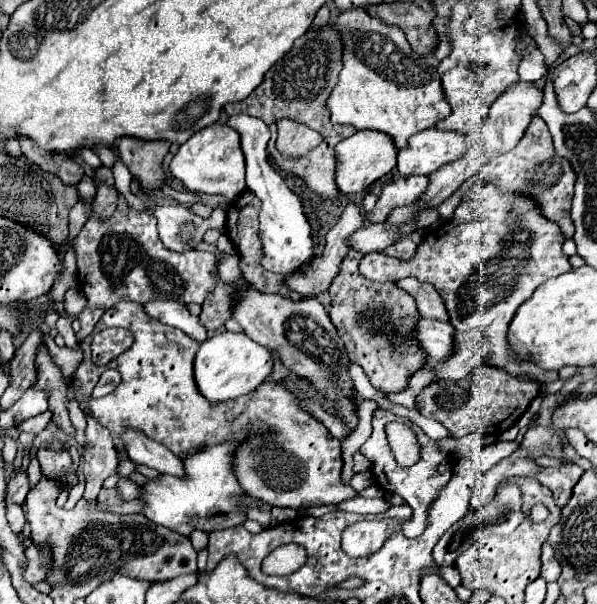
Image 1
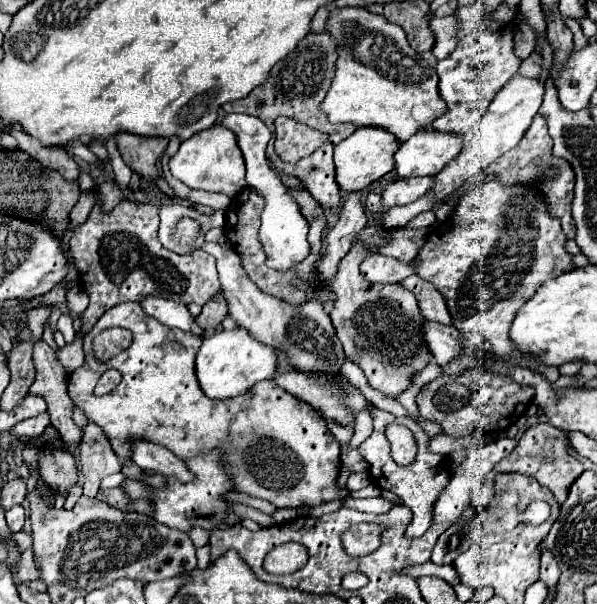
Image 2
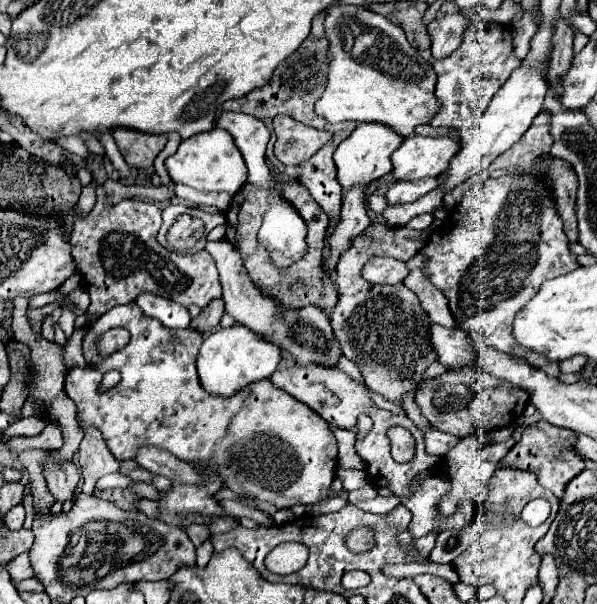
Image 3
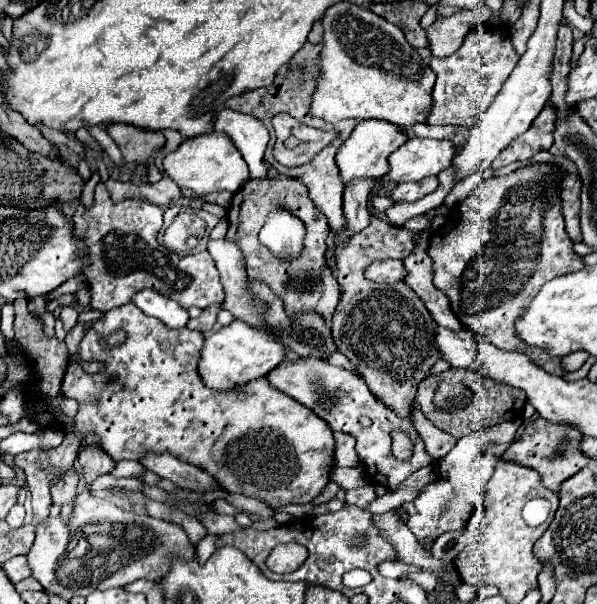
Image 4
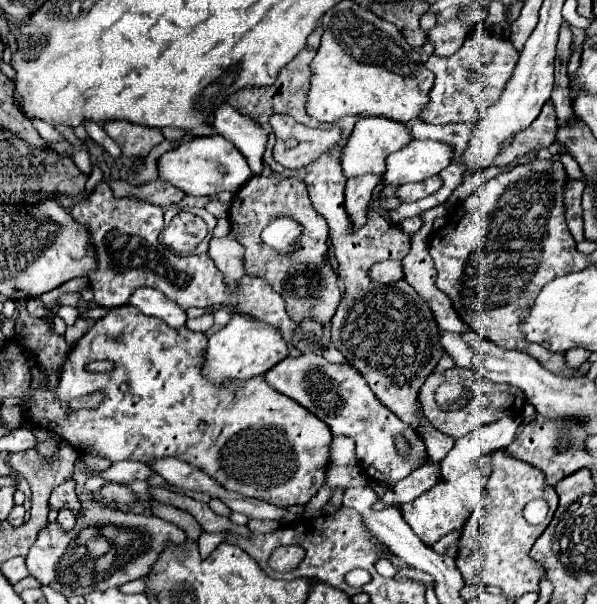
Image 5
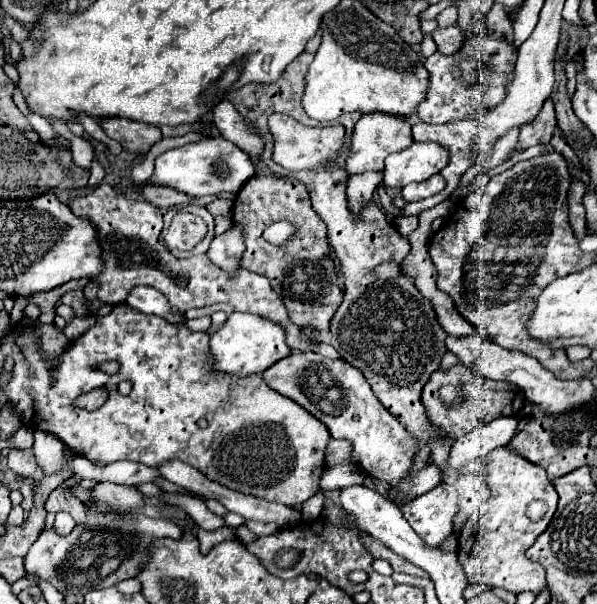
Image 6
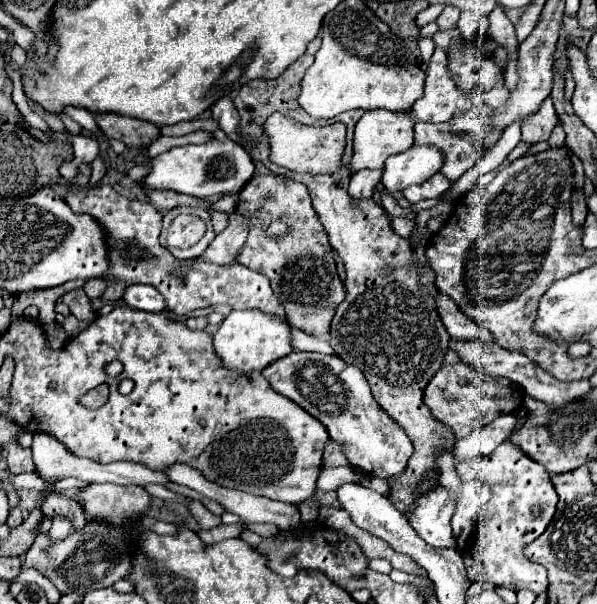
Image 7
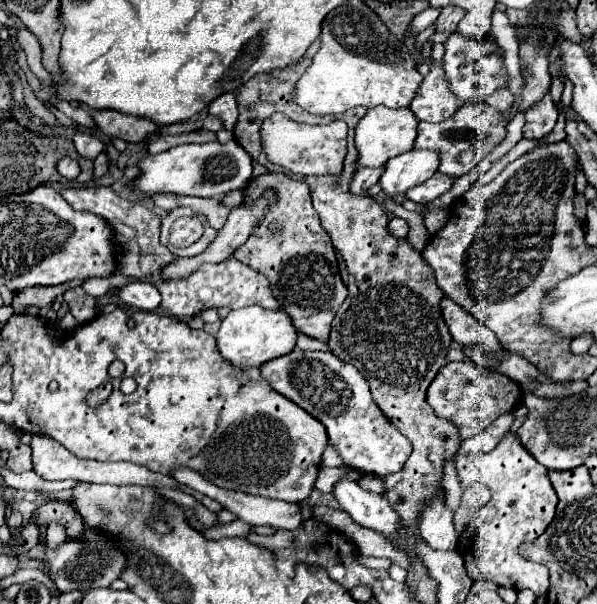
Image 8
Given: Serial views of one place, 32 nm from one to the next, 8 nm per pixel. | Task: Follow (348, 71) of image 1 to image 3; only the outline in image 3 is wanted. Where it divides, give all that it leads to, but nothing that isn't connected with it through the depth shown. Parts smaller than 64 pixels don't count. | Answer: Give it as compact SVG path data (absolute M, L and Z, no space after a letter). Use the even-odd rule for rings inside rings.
M334 4L326 10L326 40L328 40L328 78L320 98L314 104L314 112L328 122L382 122L392 126L398 134L408 138L418 124L428 124L434 116L438 102L434 100L434 80L436 72L430 62L408 44L402 28L388 22L384 16L378 16L362 6Z

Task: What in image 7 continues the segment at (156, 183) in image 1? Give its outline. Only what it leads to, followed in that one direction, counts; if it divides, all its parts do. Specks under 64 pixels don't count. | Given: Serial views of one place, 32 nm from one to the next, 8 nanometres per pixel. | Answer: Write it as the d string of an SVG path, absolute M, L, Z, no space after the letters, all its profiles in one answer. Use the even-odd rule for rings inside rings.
M104 112L104 114L94 114L96 124L108 138L122 140L126 146L132 148L146 148L154 138L160 136L160 130L156 124L130 118L130 116L120 116L114 112Z

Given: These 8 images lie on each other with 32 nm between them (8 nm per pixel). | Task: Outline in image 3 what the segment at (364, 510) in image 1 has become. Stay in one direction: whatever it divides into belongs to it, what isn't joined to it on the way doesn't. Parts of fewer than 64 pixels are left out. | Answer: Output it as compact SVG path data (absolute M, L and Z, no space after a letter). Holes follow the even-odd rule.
M390 494L390 496L376 496L376 498L368 500L368 502L362 502L360 508L368 510L372 514L388 514L390 510L394 510L400 504L402 504L402 496Z

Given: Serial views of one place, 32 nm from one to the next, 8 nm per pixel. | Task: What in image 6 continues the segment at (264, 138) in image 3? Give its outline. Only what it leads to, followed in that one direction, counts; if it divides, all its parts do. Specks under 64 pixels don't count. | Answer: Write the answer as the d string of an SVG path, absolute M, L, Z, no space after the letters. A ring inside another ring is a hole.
M222 100L220 104L214 106L212 110L212 118L216 128L222 132L222 136L230 142L234 142L236 146L240 146L252 160L254 166L258 166L258 154L262 152L262 138L258 134L254 134L242 120L242 116L238 114L238 110L232 106L230 100Z

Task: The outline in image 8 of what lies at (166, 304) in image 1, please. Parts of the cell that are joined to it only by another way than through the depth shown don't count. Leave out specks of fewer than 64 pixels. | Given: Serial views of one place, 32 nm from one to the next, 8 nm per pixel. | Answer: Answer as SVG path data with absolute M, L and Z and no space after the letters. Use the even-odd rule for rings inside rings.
M132 282L128 286L122 286L118 288L116 298L130 308L148 310L148 312L156 310L160 304L160 292L150 282Z

